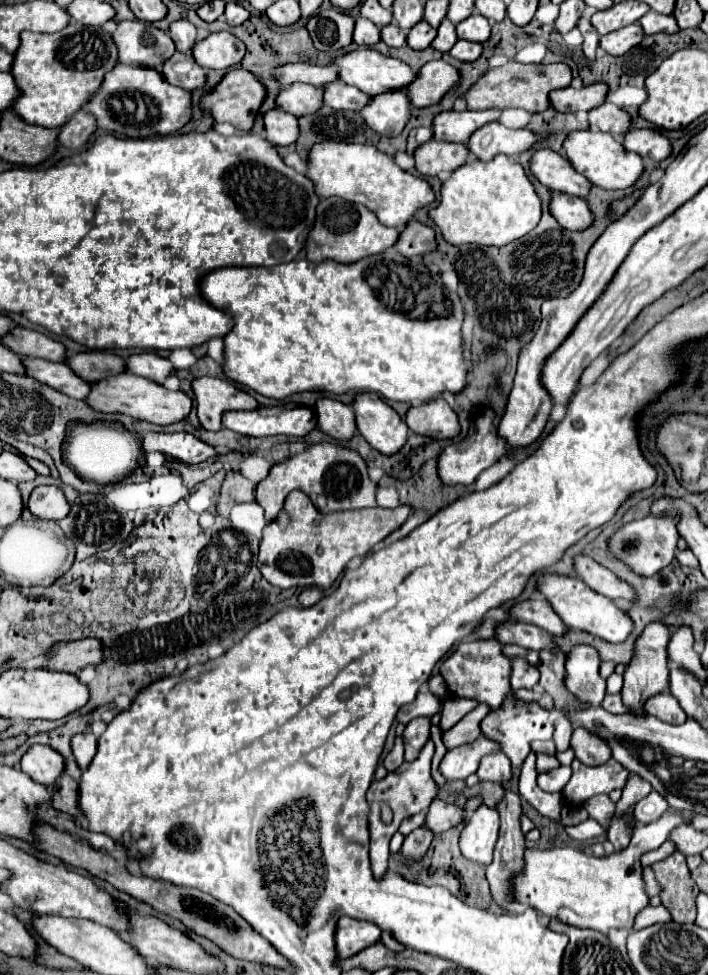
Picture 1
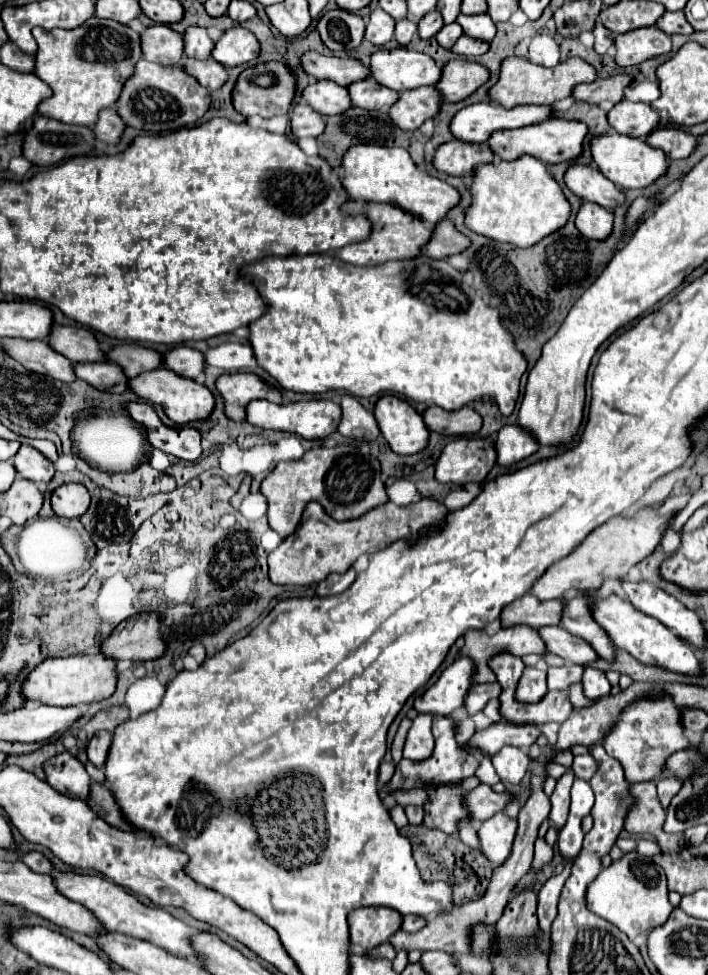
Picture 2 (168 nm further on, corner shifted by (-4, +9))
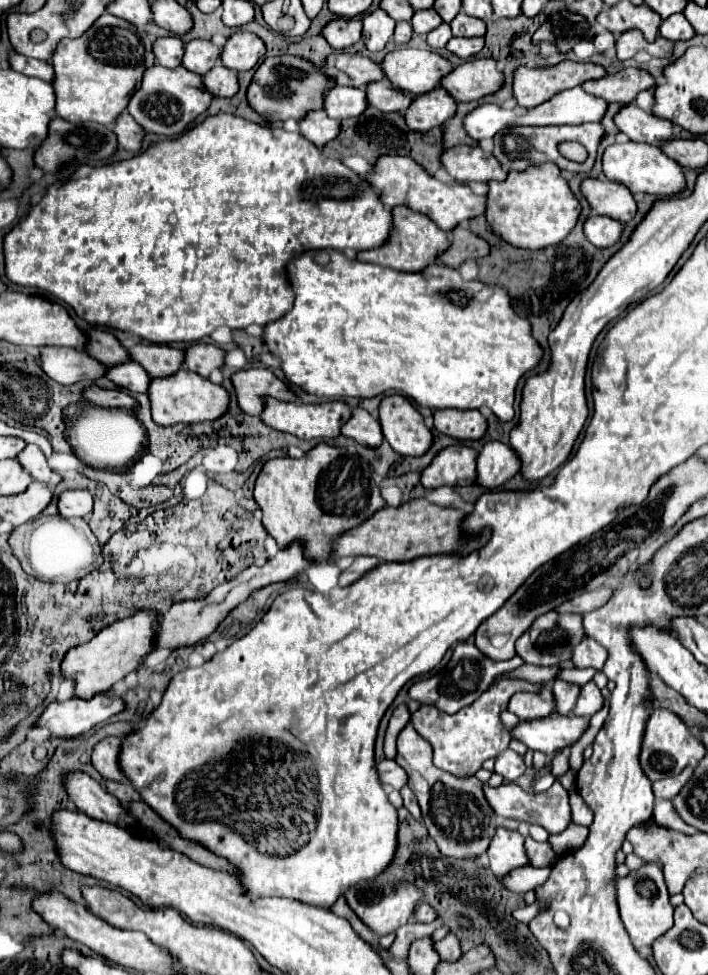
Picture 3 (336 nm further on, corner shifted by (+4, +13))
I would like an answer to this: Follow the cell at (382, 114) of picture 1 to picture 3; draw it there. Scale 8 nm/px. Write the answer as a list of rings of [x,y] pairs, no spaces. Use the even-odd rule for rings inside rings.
[[[435,87],[429,93],[413,97],[411,105],[403,111],[407,127],[413,131],[429,131],[445,123],[455,113],[455,101],[443,87]]]

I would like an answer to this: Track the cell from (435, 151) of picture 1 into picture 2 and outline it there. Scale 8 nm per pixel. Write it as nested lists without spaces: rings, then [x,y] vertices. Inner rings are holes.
[[[453,139],[449,143],[443,143],[437,149],[433,165],[435,169],[447,175],[465,177],[465,175],[473,175],[475,167],[483,163],[491,163],[493,159],[495,155],[487,143],[465,143],[465,141]]]

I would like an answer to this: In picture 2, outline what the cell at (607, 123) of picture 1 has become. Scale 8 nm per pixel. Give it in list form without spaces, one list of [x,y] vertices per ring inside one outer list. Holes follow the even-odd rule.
[[[623,99],[609,111],[611,127],[629,137],[647,137],[661,127],[661,117],[647,103],[633,103]]]

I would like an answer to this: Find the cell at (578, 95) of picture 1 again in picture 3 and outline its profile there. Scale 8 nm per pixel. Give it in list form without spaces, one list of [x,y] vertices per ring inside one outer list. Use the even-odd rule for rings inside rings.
[[[623,69],[615,75],[605,75],[601,79],[595,81],[587,81],[583,83],[583,91],[605,99],[607,103],[617,101],[621,105],[627,105],[631,101],[635,101],[637,93],[643,89],[651,89],[655,85],[653,77],[643,71],[643,69]]]

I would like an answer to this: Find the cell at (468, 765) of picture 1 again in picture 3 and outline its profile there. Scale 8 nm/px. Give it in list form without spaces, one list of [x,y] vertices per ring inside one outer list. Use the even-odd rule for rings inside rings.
[[[549,715],[547,719],[533,719],[533,721],[519,721],[515,729],[511,729],[511,737],[525,743],[529,749],[543,751],[551,755],[557,749],[565,749],[573,745],[583,731],[587,729],[583,717],[563,717],[563,715]]]

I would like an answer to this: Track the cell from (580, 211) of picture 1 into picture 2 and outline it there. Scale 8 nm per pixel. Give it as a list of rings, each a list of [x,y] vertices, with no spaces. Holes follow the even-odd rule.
[[[583,201],[575,225],[581,235],[587,235],[587,239],[607,239],[613,231],[613,213],[595,203]]]

